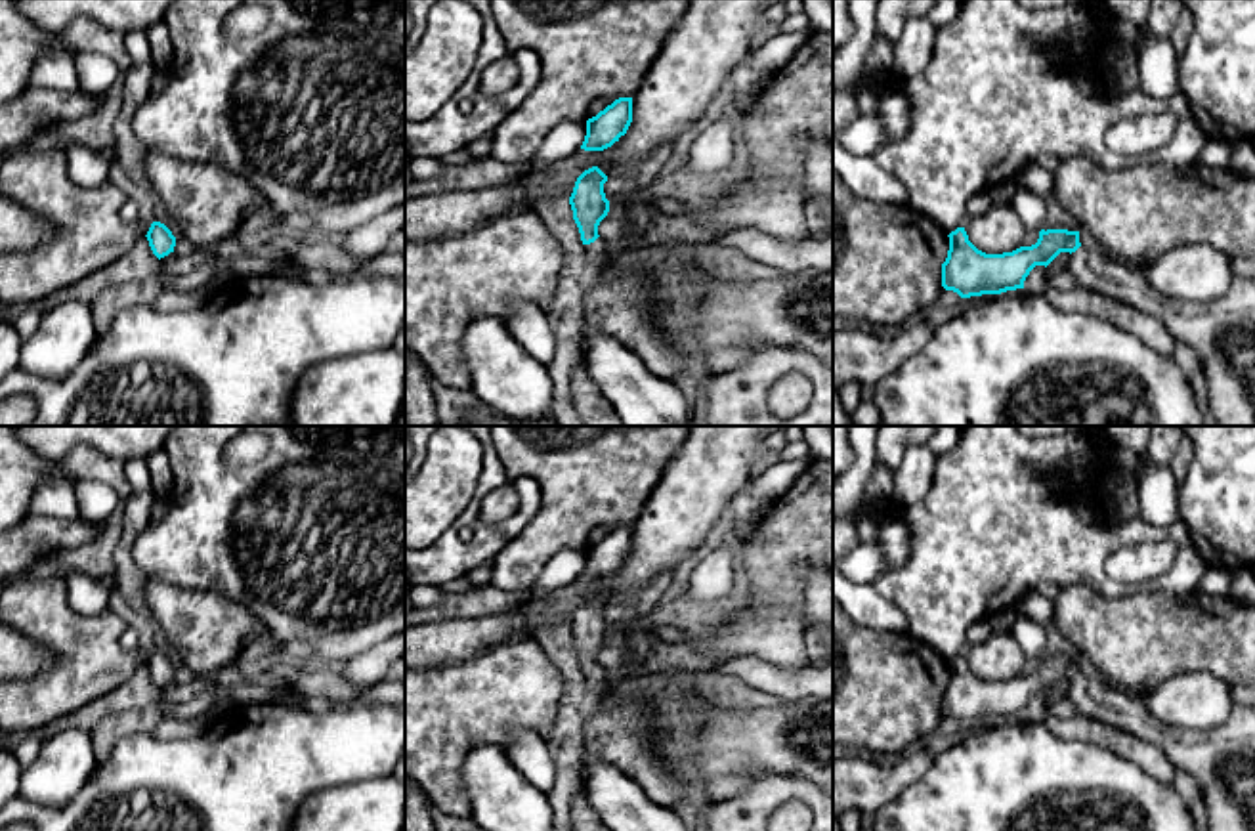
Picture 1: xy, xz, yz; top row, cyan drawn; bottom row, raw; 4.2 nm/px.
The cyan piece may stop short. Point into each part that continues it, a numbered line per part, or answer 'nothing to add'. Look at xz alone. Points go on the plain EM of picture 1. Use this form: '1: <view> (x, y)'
1: xz (600, 681)

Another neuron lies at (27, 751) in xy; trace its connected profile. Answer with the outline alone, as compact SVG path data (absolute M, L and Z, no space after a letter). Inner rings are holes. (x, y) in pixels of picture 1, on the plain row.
M29 734L29 737L23 743L19 743L19 747L13 751L23 770L38 758L42 743L44 741L38 735Z

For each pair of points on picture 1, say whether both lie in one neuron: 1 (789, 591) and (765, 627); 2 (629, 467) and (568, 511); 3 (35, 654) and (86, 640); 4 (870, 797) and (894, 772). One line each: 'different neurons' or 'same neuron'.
1: different neurons
2: same neuron
3: different neurons
4: same neuron

